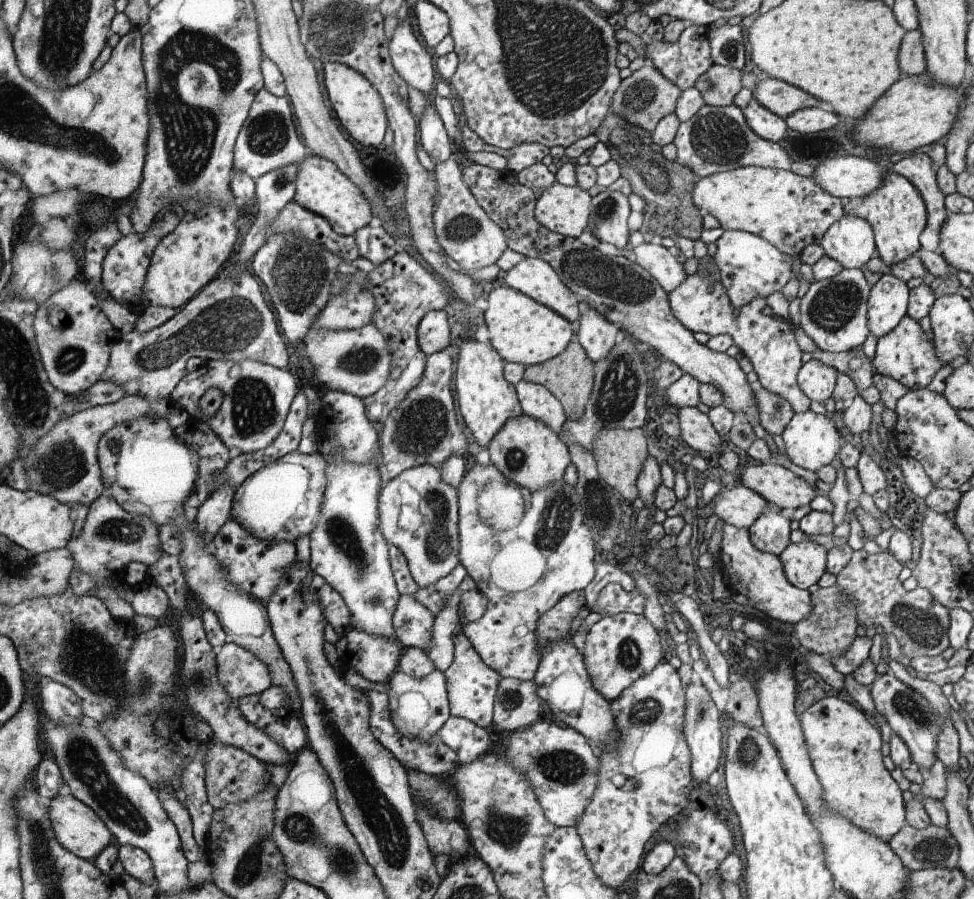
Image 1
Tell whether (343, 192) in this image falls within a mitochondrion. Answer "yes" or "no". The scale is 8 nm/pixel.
no

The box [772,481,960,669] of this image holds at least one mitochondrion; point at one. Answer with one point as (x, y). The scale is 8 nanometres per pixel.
(925, 628)

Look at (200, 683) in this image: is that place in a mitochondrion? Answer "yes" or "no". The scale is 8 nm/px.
yes

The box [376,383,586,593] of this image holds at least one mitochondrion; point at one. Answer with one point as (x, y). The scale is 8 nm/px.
(419, 429)

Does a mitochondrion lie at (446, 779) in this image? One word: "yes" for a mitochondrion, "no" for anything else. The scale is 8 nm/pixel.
no

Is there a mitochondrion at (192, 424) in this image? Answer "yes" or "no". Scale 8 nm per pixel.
no

